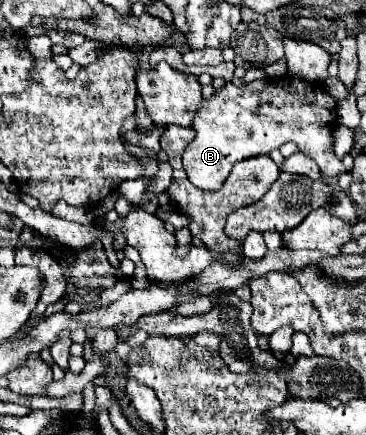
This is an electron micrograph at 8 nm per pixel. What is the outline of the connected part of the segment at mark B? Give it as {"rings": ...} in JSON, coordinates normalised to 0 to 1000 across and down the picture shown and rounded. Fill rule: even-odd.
{"rings":[[[809,177],[710,182],[650,205],[617,191],[574,228],[557,228],[552,246],[530,264],[525,292],[536,320],[503,347],[503,389],[519,421],[546,434],[601,434],[639,375],[732,356],[768,333],[803,324],[814,343],[858,366],[880,393],[880,407],[918,407],[945,398],[934,370],[913,356],[907,292],[918,287],[918,228],[902,223],[885,195],[847,186],[814,186]]]}

